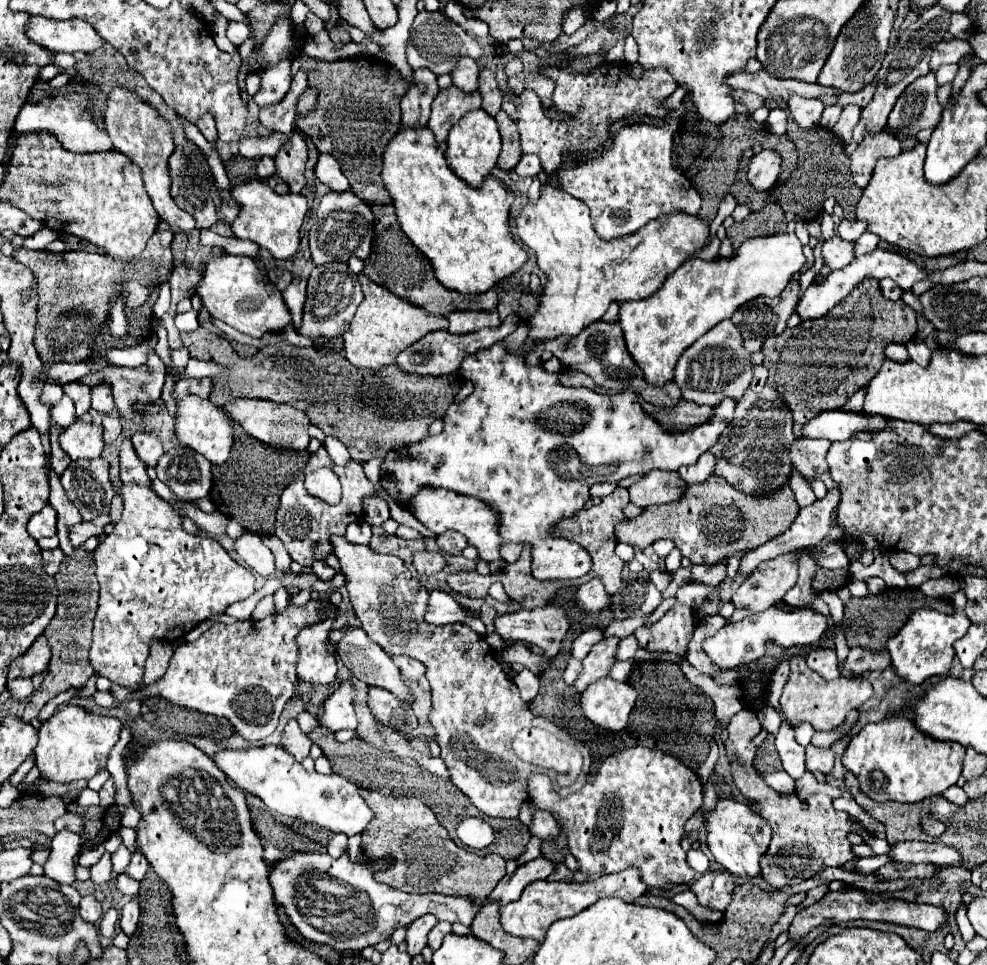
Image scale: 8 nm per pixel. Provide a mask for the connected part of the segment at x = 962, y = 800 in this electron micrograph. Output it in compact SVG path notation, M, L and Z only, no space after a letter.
M950 786L950 788L946 788L946 790L942 792L942 796L948 798L950 802L958 804L958 806L964 806L964 804L968 802L968 796L966 796L966 792L964 792L960 786Z

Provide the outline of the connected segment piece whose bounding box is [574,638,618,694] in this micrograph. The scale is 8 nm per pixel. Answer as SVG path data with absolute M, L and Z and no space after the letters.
M604 638L592 646L590 654L582 662L582 672L574 682L576 694L582 694L588 688L588 684L604 678L610 672L616 648L618 648L618 638Z

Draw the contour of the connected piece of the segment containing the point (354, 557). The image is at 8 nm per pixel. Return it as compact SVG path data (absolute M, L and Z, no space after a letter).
M332 536L330 542L334 544L334 554L340 562L340 572L346 578L346 590L350 594L352 608L360 620L362 630L382 646L382 650L390 656L406 654L426 666L426 678L432 688L434 706L430 712L430 722L436 730L436 742L442 748L440 758L450 770L450 780L462 790L480 812L490 818L518 818L520 806L528 800L526 796L526 780L534 774L534 768L520 758L512 750L512 740L522 728L542 728L556 738L570 742L572 738L560 730L554 723L540 716L532 716L526 702L522 702L516 684L506 676L500 662L496 662L492 648L486 644L482 636L472 632L468 626L450 624L450 626L432 626L424 622L428 590L418 584L410 576L410 570L402 564L396 556L376 554L368 546L350 544L344 536Z

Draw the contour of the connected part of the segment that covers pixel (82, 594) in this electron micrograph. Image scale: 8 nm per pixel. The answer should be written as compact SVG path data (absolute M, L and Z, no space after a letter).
M74 548L72 554L64 556L62 568L56 572L54 580L58 586L58 604L56 604L56 614L46 626L44 634L52 646L52 660L48 666L48 674L42 682L42 686L30 696L30 702L26 704L26 710L22 714L22 720L30 722L40 714L44 704L58 696L64 690L70 688L82 688L86 680L94 674L88 662L88 650L92 644L92 620L96 614L96 604L98 604L98 582L94 574L94 558L88 550L84 548Z

